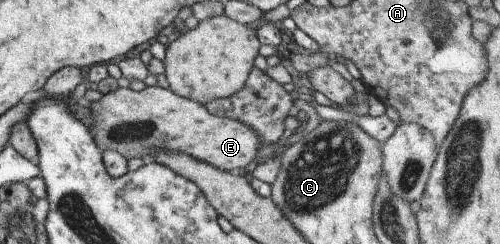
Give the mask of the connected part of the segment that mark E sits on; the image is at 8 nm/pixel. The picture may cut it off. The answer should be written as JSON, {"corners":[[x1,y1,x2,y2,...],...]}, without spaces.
{"corners":[[151,86,139,92,117,88,105,94,95,103,86,103,91,112,91,124,87,127,93,142,103,153,105,150,119,152,126,160,140,157,150,162,153,150,185,152,198,160,215,166,224,172,250,168,257,150,264,146,253,128,239,120,209,114,195,100,173,94,168,88]]}

